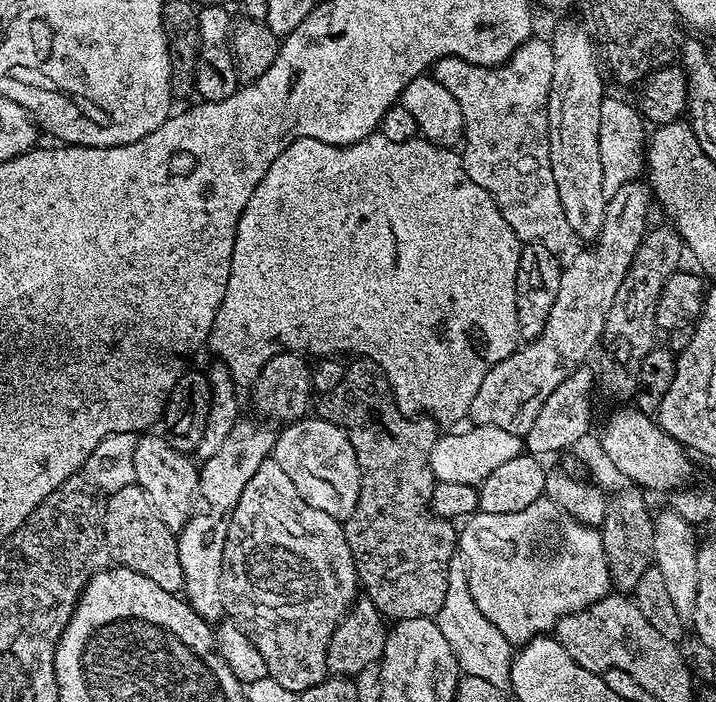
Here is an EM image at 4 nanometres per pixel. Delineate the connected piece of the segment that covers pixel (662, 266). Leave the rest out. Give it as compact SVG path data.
M667 222L661 224L661 228L652 226L644 233L644 241L634 254L630 270L626 278L622 278L622 286L618 286L618 294L614 294L610 310L604 313L598 368L600 372L604 371L604 388L612 396L635 397L642 358L646 358L646 354L650 354L657 343L656 307L662 294L662 286L681 267L680 255L685 255L686 252L684 240L676 229Z

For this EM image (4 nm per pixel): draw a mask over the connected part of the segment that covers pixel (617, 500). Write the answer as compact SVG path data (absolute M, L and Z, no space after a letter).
M635 486L624 487L628 488L620 488L616 493L611 493L604 522L600 525L598 531L602 538L602 546L606 550L606 562L615 591L620 594L632 594L635 593L638 586L638 578L642 578L642 574L646 574L646 570L653 567L656 522L653 509L648 509L648 504L644 501L645 493Z

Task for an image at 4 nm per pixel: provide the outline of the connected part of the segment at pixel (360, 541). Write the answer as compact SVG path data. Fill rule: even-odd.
M356 358L351 361L344 369L342 382L334 386L334 390L323 393L319 397L320 412L319 419L330 422L338 426L350 438L350 446L354 446L354 454L358 458L358 470L360 471L360 493L354 514L349 520L343 521L346 542L350 542L350 554L356 563L356 574L358 577L359 587L367 599L374 602L377 610L383 614L389 621L405 620L406 618L426 618L427 616L436 617L438 610L442 610L442 602L446 599L446 582L448 581L448 571L450 570L450 558L457 555L458 552L458 528L451 519L444 519L433 515L429 511L431 494L435 489L438 481L431 472L431 450L438 437L438 425L435 420L421 414L415 418L406 416L392 397L392 387L389 386L388 380L384 376L382 369L372 360Z

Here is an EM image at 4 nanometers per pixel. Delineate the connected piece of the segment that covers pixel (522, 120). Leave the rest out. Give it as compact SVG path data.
M533 38L508 59L507 64L499 68L483 68L466 62L457 56L442 58L434 66L434 75L451 97L462 106L464 138L462 141L462 159L466 174L482 186L494 198L502 218L510 222L510 230L520 239L521 245L537 244L546 246L546 250L564 254L568 243L574 237L570 222L562 210L558 199L558 182L554 182L554 170L550 170L550 142L548 141L548 99L550 98L550 80L554 78L554 54L547 39Z

